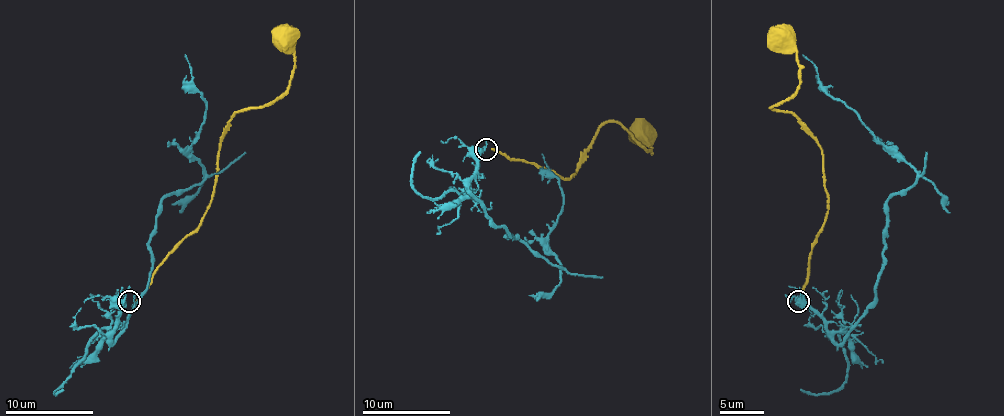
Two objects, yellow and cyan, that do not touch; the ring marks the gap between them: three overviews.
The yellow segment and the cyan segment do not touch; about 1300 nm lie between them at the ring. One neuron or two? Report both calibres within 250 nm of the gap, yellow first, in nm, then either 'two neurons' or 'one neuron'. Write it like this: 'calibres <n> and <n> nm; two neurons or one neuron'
calibres 220 and 400 nm; one neuron

